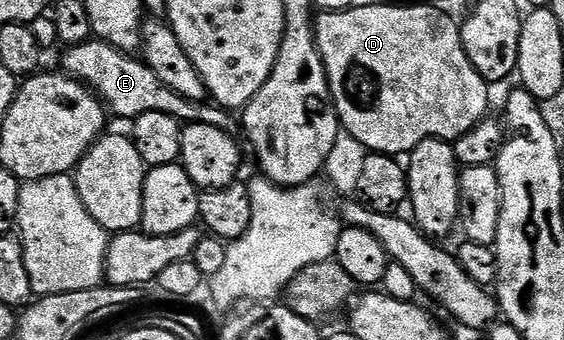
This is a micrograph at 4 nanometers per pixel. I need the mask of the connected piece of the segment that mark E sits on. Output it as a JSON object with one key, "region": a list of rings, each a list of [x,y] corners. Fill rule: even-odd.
{"region":[[[102,41],[82,43],[66,48],[62,53],[62,70],[71,78],[87,84],[99,96],[112,116],[120,115],[127,121],[134,121],[141,113],[169,113],[184,124],[204,123],[217,125],[217,129],[222,131],[232,130],[230,110],[211,101],[194,103],[173,93],[173,89],[169,89],[169,85],[165,85],[165,81],[161,81],[161,77],[157,77],[157,73],[153,73],[153,69],[149,69],[142,58],[134,54],[118,51],[113,45]]]}

